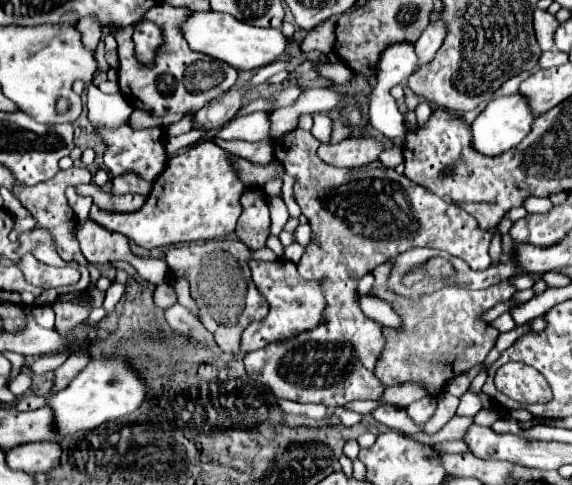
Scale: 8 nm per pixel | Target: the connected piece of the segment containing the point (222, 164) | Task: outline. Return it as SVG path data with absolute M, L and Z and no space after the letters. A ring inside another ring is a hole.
M206 138L166 160L164 172L154 180L152 192L148 194L140 210L108 212L92 204L88 218L100 222L102 226L108 226L108 230L118 230L142 248L156 248L192 240L212 240L234 232L238 216L242 212L240 194L244 190L246 186L238 180L228 160L228 152Z

